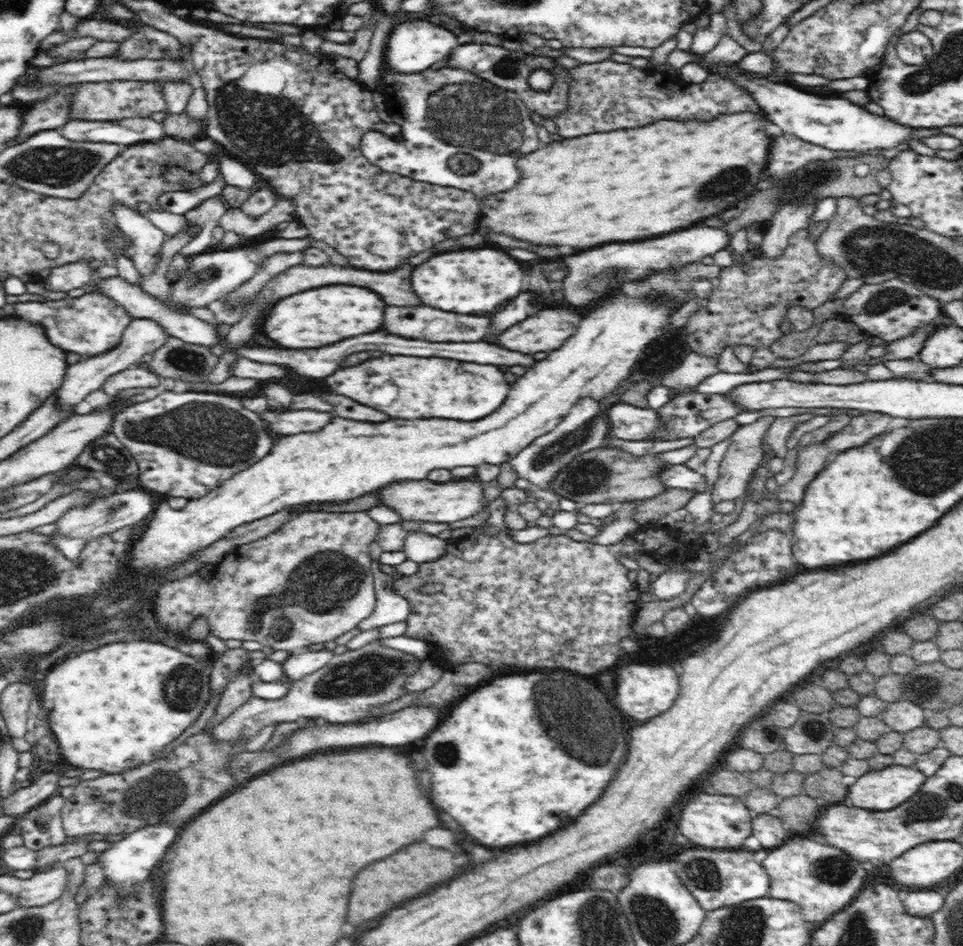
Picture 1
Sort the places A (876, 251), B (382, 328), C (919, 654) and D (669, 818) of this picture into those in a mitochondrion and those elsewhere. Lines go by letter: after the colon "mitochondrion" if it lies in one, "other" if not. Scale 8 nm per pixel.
A: mitochondrion
B: other
C: other
D: other

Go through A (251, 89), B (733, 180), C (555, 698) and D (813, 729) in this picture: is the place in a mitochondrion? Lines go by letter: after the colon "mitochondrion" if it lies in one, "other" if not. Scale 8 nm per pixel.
A: mitochondrion
B: mitochondrion
C: mitochondrion
D: mitochondrion

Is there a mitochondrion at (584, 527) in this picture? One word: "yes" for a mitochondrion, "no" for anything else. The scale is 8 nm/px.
no

